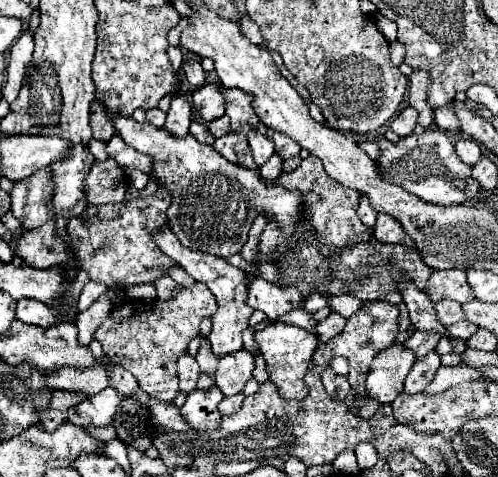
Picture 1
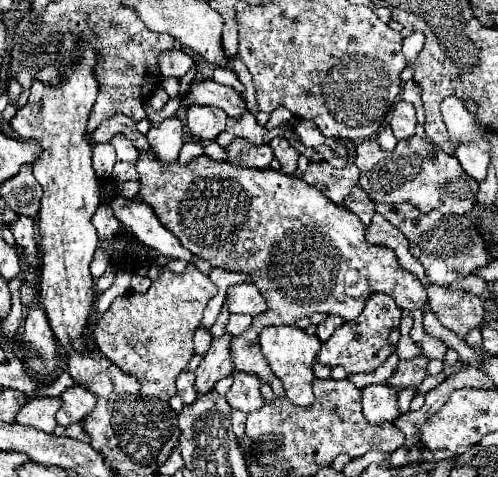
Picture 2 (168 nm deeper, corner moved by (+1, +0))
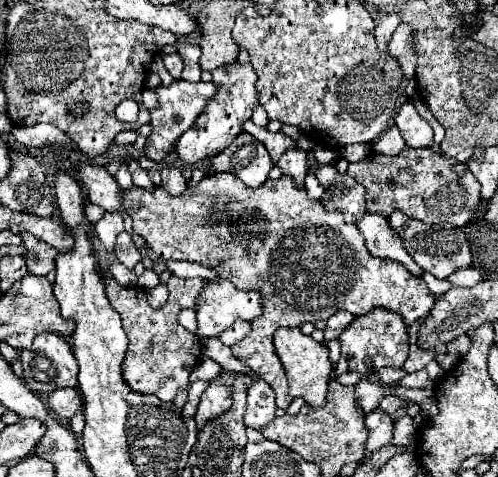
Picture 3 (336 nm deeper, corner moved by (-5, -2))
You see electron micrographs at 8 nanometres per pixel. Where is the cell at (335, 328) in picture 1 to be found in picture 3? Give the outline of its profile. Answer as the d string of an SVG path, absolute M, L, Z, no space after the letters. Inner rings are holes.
M337 311L329 321L327 321L327 327L325 327L325 341L331 341L331 339L337 339L343 329L353 321L353 315L347 313L347 311Z

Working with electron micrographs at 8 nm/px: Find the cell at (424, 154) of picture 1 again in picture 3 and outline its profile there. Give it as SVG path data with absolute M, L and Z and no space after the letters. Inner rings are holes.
M405 147L395 157L369 153L363 161L349 163L347 173L365 187L369 213L381 213L389 217L391 211L399 209L407 217L419 219L429 225L445 221L457 227L465 227L481 205L479 181L469 171L469 167L465 163L459 163L457 159L445 157L441 151L435 151L433 147Z

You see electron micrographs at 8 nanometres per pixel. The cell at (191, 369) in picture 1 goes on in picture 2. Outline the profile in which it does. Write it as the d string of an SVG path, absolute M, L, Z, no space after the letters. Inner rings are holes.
M185 371L177 377L177 395L183 399L183 405L191 405L197 399L193 381L195 381L195 375L191 371Z

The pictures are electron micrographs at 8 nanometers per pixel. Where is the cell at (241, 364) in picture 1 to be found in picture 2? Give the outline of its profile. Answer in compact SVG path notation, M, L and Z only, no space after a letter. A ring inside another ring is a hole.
M233 373L233 387L227 393L227 401L233 409L239 409L243 413L251 413L251 411L259 411L265 401L261 397L261 383L257 381L257 377L249 375L249 373Z

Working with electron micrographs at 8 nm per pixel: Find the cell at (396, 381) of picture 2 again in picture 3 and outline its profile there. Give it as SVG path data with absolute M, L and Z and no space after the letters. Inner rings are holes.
M385 395L383 397L383 401L381 401L381 405L379 405L383 411L387 411L389 415L391 415L391 419L393 421L397 421L399 417L403 417L405 415L405 399L403 397L399 397L399 395Z

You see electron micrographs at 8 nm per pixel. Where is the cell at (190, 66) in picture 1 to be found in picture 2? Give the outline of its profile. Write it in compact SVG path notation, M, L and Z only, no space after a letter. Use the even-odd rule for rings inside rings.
M169 49L169 53L165 51L161 57L157 57L157 65L163 77L183 77L195 63L185 51Z

